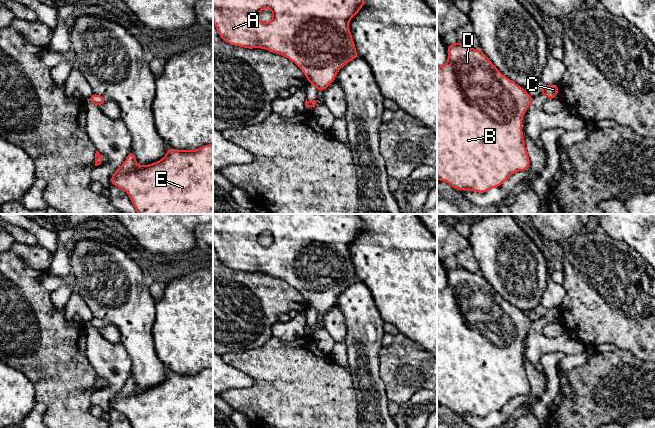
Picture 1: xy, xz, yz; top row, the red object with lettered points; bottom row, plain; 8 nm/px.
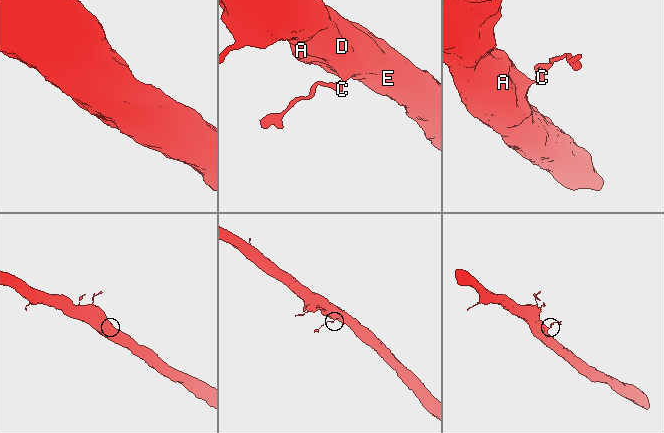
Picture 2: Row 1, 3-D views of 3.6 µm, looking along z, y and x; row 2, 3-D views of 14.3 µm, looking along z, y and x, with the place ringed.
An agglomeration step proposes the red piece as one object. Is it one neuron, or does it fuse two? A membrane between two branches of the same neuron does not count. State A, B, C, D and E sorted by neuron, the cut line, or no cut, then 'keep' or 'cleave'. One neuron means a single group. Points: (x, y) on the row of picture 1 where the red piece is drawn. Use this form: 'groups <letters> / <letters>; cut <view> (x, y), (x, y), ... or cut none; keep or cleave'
groups A B D E / C; cut yz (534, 97), (531, 101); cleave

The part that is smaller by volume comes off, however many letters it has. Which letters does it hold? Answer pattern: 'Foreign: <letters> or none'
Foreign: C

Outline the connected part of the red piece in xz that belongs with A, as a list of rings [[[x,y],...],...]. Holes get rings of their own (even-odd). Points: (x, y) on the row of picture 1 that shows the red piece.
[[[213,0],[213,23],[221,39],[230,45],[261,48],[285,56],[302,70],[308,83],[323,92],[334,82],[343,66],[359,57],[349,30],[349,21],[364,5],[365,0]],[[265,8],[273,13],[270,22],[262,22],[258,18],[258,13]]]

